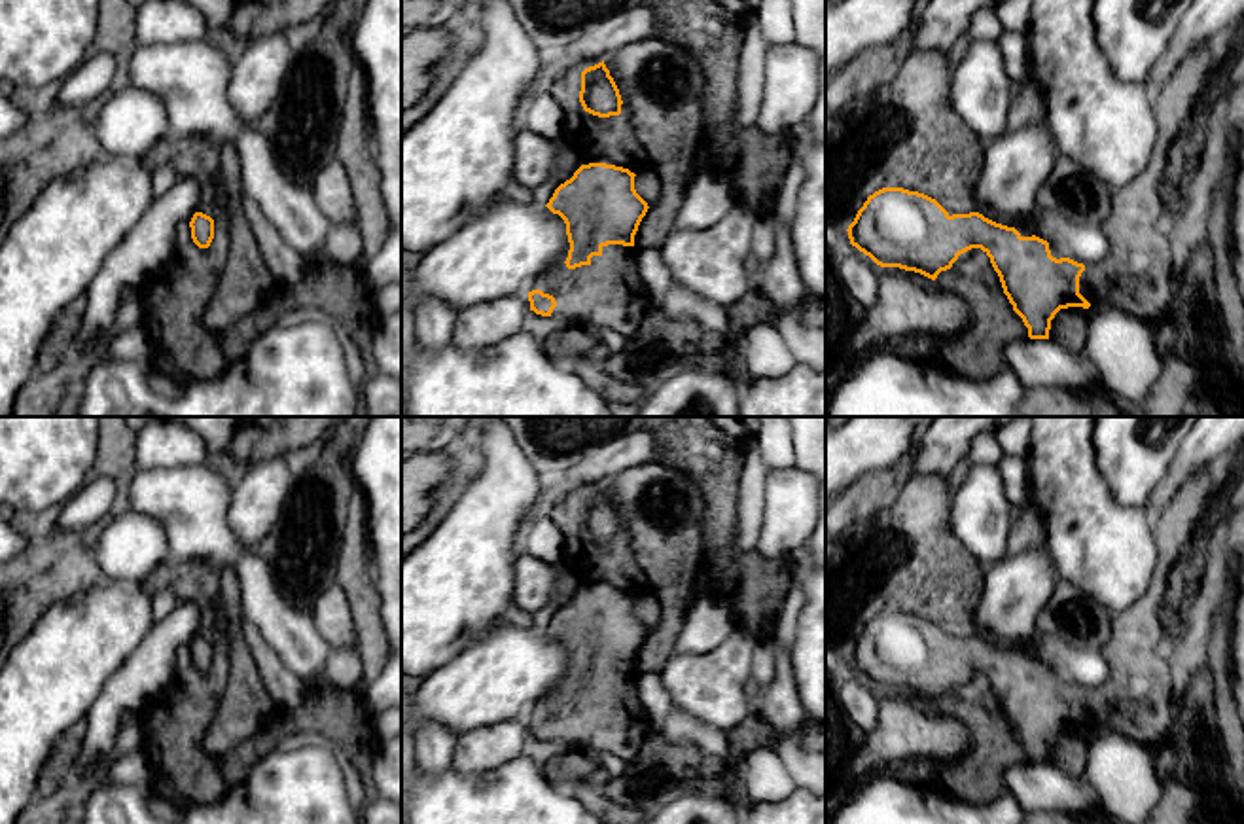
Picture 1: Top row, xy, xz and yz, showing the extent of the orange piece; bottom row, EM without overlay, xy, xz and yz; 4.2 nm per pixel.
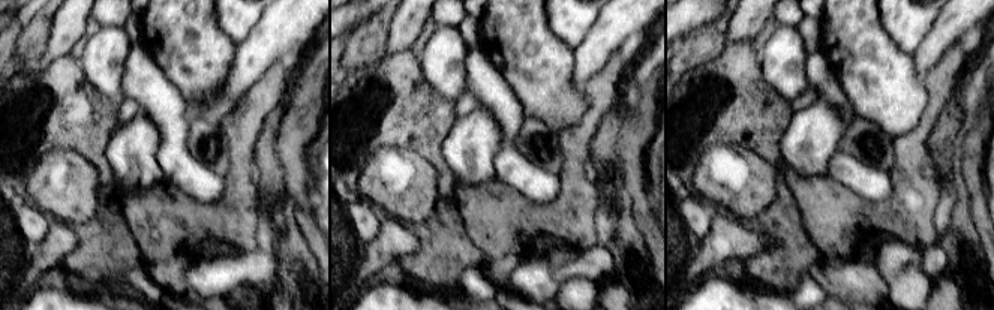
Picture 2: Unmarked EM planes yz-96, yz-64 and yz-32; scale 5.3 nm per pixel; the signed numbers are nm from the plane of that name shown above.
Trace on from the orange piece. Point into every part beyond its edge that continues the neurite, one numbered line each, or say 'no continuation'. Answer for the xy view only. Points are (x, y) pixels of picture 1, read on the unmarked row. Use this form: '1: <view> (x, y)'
no continuation

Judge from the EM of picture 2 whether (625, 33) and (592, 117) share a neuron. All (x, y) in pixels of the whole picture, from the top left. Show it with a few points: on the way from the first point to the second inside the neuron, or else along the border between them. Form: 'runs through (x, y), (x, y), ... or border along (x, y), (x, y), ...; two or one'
border along (628, 51), (613, 54), (592, 75); two

